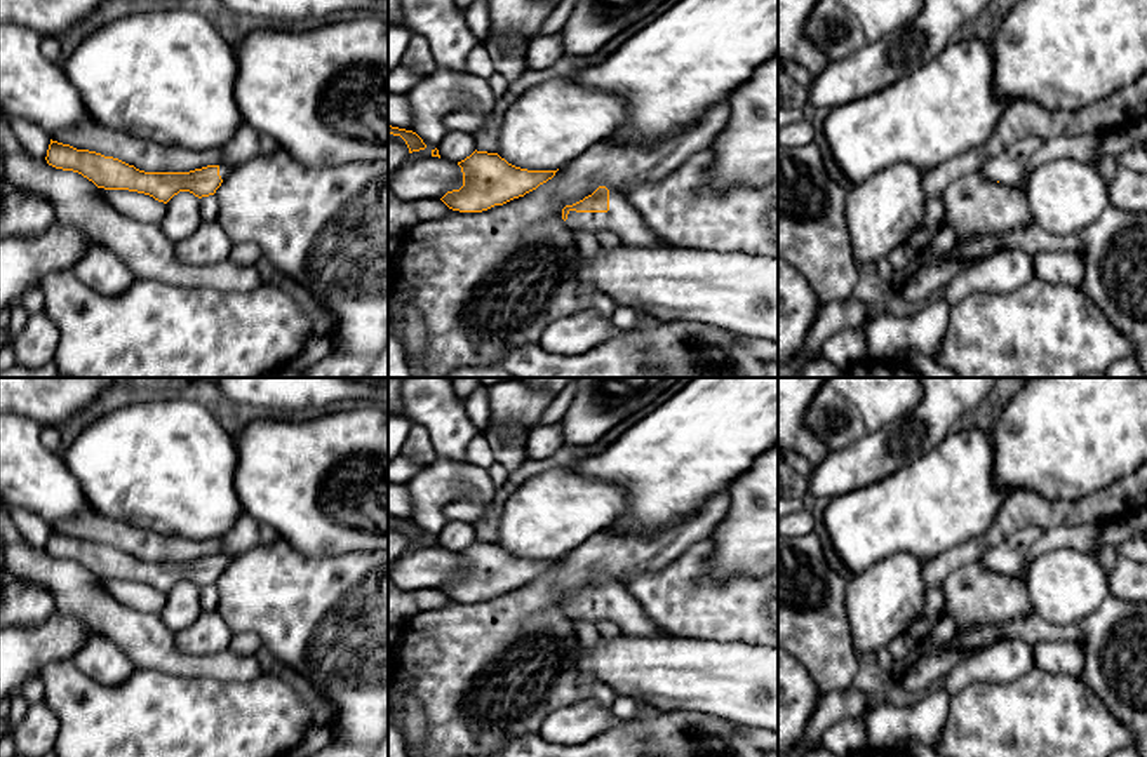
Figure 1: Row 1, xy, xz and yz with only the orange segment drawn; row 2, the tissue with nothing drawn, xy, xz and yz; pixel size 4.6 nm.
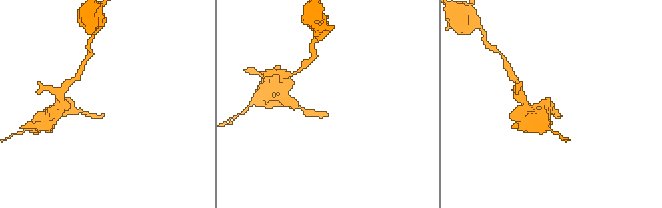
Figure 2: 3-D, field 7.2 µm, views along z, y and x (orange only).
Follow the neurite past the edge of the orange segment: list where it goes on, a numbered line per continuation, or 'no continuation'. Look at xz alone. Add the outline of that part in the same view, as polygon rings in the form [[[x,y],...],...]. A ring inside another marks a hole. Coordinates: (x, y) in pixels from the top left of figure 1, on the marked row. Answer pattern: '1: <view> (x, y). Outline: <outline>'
1: xz (622, 218). Outline: [[[609,190],[607,212],[576,212],[569,211],[566,224],[571,230],[597,235],[600,231],[614,233],[621,244],[632,247],[654,247],[663,244],[646,224],[637,209],[623,197],[620,190]]]

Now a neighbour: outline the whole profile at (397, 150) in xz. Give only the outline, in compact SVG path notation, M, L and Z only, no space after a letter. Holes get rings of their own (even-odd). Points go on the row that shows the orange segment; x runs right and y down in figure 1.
M388 134L388 176L407 160L409 148L400 136Z

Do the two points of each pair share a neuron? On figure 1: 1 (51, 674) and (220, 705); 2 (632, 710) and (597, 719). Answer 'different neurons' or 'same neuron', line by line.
1: same neuron
2: different neurons

